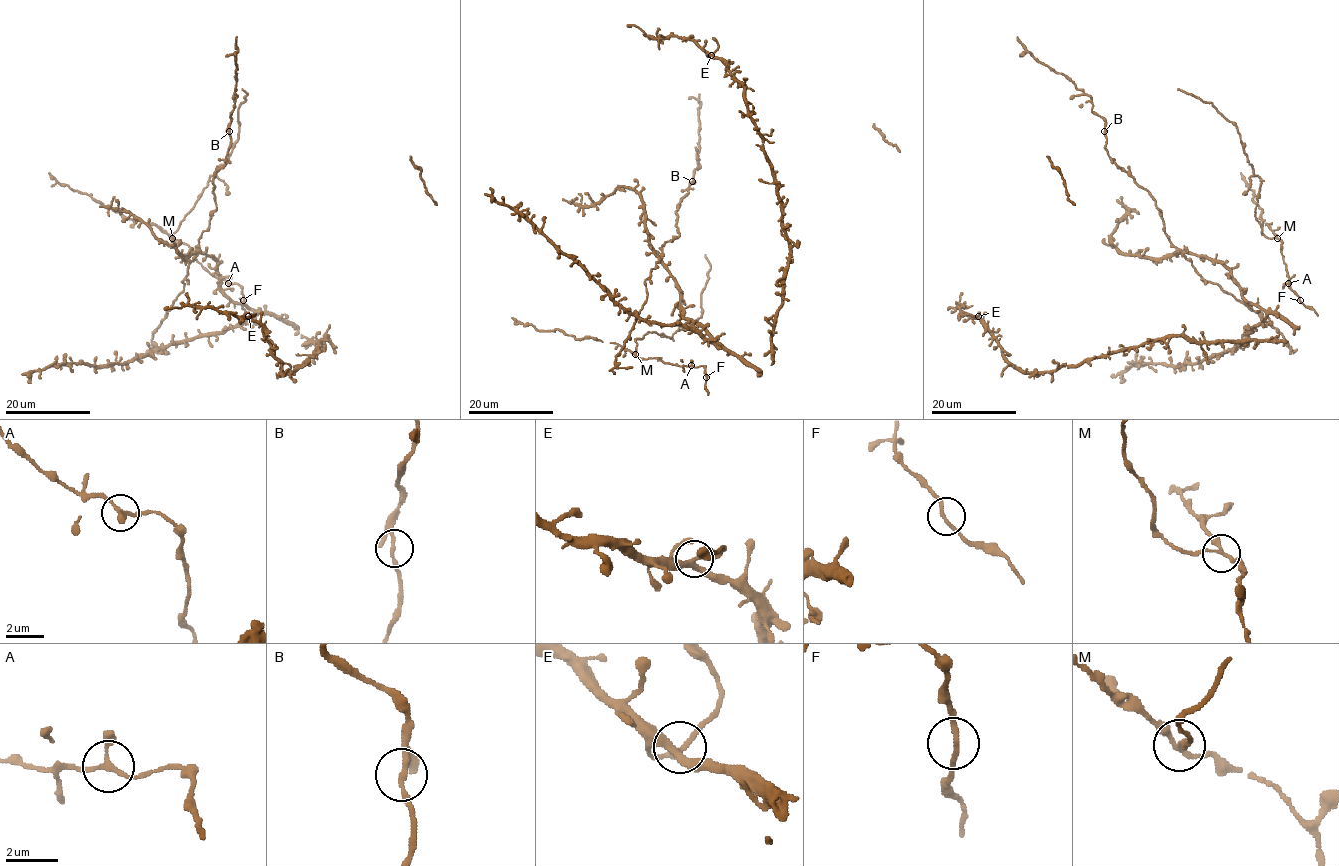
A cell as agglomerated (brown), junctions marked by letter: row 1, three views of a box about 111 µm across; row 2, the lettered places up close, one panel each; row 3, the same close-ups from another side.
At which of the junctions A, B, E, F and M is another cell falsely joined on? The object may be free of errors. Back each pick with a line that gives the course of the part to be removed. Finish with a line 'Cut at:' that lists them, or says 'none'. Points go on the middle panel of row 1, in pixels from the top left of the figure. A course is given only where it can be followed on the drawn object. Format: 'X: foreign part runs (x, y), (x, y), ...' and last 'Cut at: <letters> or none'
M: foreign part runs (635, 354), (635, 341), (648, 332), (671, 338), (677, 330), (701, 318), (701, 293), (710, 269), (705, 255)
Cut at: M

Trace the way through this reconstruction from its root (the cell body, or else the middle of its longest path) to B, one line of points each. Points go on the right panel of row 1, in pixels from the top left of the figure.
B: (1253, 303), (1242, 295), (1238, 283), (1220, 263), (1180, 251), (1170, 242), (1155, 200), (1109, 155), (1104, 131)

